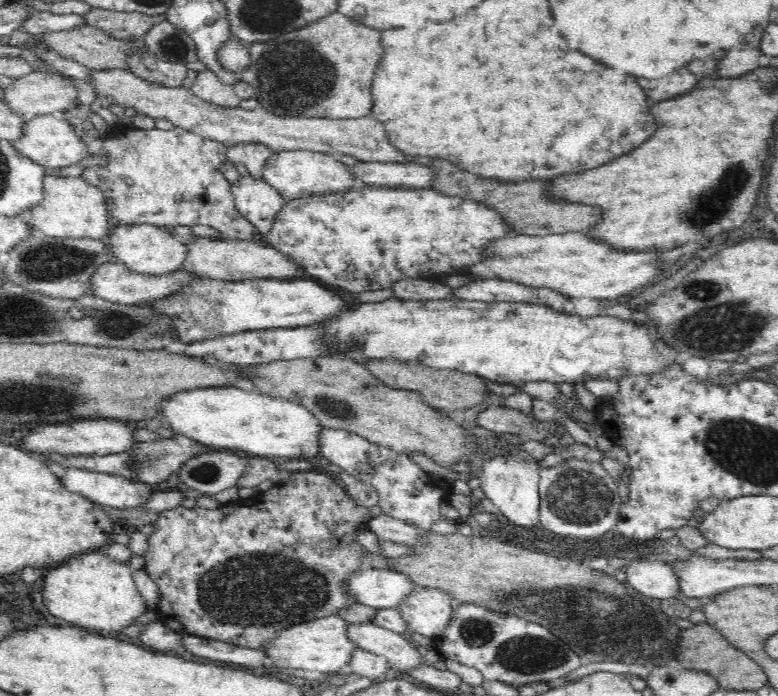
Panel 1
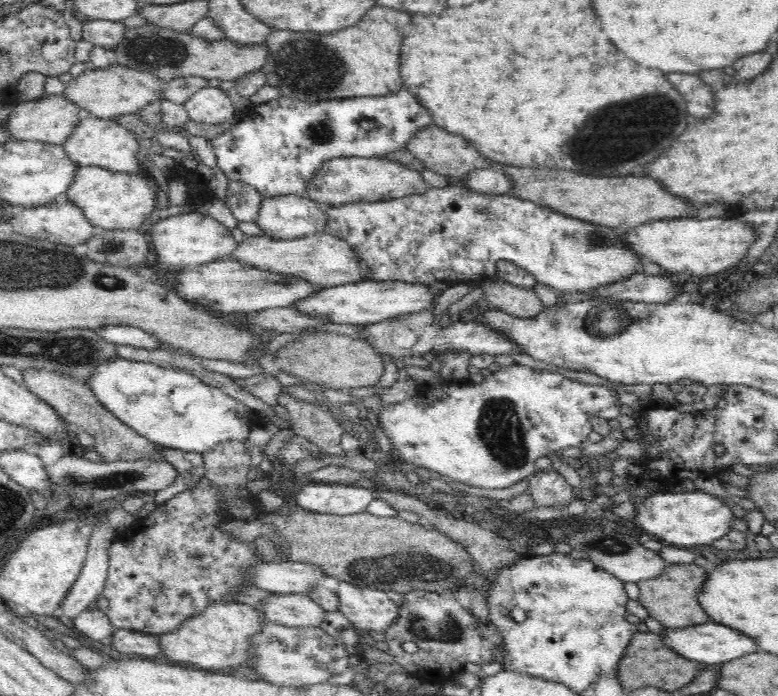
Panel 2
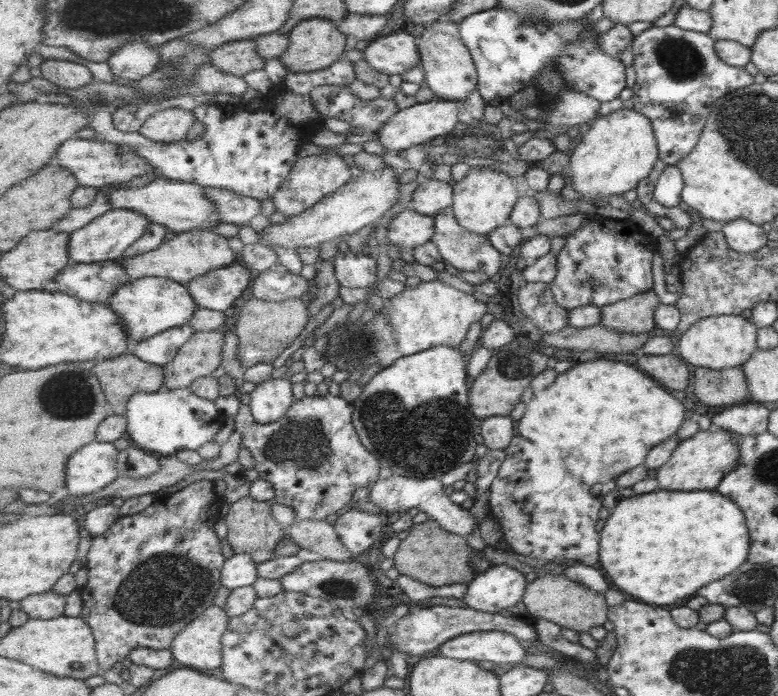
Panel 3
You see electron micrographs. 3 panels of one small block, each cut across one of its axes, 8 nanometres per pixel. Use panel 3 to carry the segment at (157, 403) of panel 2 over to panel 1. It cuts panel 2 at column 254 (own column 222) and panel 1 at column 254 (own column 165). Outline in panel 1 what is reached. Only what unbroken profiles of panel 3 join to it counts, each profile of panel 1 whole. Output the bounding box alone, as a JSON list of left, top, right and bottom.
[161,387,326,461]

